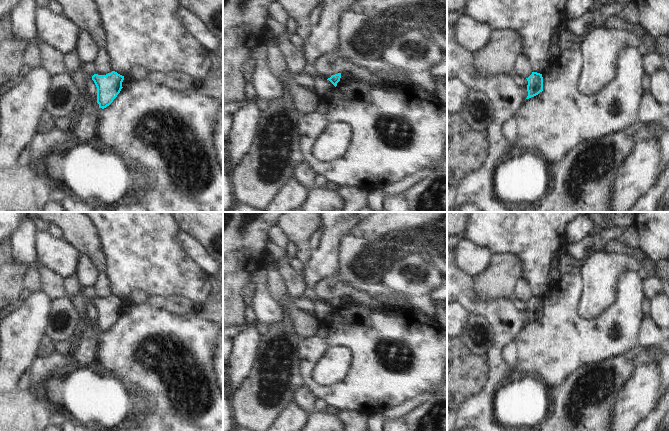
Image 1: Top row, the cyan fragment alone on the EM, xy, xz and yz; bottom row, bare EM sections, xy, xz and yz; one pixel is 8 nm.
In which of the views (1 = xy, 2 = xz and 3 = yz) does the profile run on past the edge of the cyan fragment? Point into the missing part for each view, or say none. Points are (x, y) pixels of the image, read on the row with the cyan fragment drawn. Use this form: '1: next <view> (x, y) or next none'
1: next none
2: next none
3: next none

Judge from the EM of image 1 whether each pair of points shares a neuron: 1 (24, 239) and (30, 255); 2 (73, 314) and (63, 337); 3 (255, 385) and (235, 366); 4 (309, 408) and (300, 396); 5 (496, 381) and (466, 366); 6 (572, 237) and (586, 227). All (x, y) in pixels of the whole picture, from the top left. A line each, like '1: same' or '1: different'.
1: same
2: same
3: different
4: same
5: different
6: same

